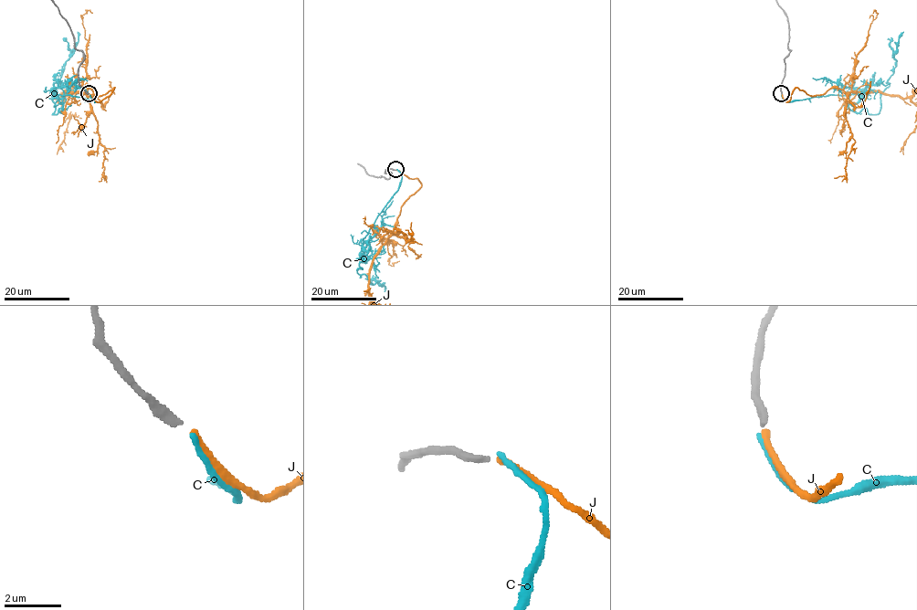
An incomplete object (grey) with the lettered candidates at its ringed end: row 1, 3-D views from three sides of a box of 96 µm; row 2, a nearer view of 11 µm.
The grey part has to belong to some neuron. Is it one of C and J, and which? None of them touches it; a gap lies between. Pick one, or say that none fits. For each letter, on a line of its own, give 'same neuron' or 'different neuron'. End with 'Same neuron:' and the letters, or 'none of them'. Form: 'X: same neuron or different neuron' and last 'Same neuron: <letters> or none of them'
C: different neuron
J: same neuron
Same neuron: J

